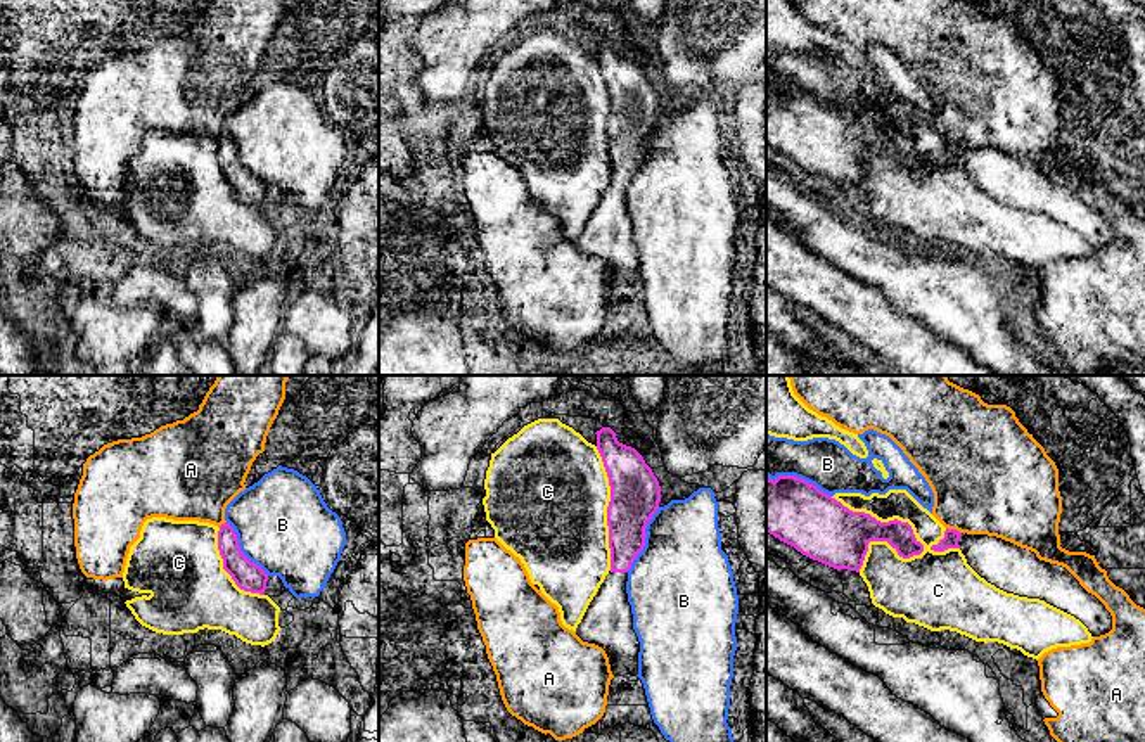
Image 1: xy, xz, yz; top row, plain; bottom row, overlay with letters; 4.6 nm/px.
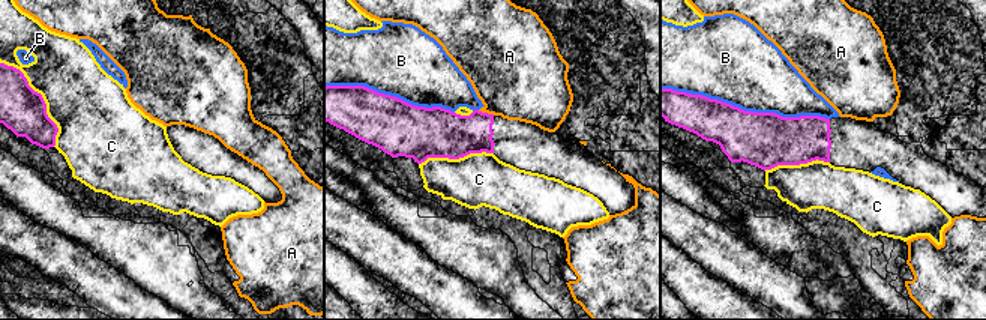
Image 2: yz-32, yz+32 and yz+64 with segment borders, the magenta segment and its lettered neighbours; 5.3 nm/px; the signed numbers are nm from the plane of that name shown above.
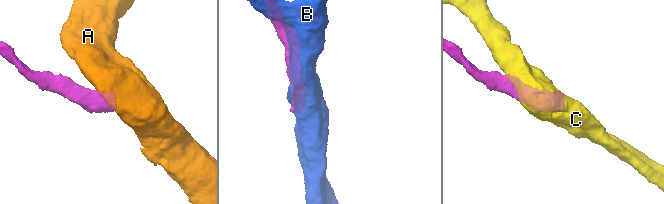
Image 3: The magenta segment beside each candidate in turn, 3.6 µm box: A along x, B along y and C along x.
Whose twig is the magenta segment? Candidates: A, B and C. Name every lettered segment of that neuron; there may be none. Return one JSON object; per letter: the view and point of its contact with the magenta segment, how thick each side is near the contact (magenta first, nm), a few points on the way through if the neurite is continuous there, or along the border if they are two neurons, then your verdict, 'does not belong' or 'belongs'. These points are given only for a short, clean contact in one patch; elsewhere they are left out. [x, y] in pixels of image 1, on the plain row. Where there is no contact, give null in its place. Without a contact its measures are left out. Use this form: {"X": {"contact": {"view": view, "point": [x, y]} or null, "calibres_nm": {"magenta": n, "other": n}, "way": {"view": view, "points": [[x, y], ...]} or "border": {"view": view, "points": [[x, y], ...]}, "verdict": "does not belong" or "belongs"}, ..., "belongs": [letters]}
{"A": {"contact": {"view": "yz", "point": [953, 142]}, "calibres_nm": {"magenta": 70, "other": 460}, "border": {"view": "yz", "points": [[946, 139], [960, 146]]}, "verdict": "does not belong"}, "B": {"contact": {"view": "xz", "point": [644, 153]}, "calibres_nm": {"magenta": 240, "other": 460}, "verdict": "does not belong"}, "C": {"contact": {"view": "yz", "point": [882, 135]}, "calibres_nm": {"magenta": 280, "other": 220}, "verdict": "does not belong"}, "belongs": []}

